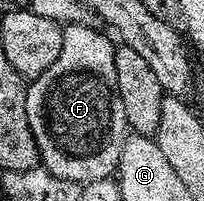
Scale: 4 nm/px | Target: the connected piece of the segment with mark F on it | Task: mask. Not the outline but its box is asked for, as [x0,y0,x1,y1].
[25,22,129,185]

